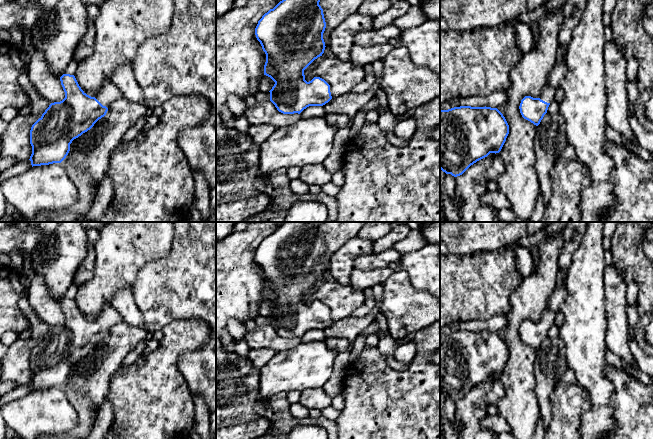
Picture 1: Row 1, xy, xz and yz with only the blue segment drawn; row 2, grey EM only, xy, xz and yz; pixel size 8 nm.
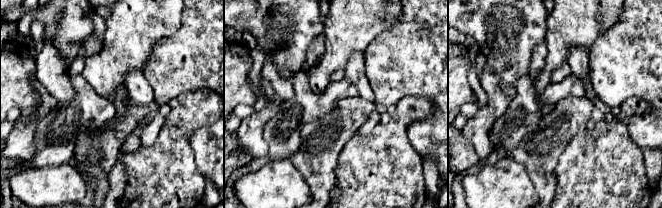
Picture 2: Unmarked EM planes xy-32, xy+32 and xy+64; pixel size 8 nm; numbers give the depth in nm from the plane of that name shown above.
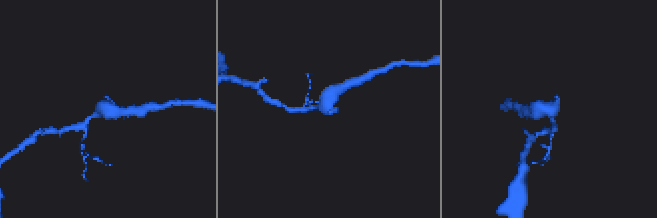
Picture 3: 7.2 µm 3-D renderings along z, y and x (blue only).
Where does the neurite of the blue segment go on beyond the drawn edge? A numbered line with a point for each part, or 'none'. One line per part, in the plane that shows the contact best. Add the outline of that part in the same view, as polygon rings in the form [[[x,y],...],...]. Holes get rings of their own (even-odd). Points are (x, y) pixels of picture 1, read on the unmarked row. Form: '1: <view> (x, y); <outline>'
1: xy (110, 316); [[[108,307],[97,317],[95,322],[107,331],[112,326],[123,322],[123,317],[115,308]]]

